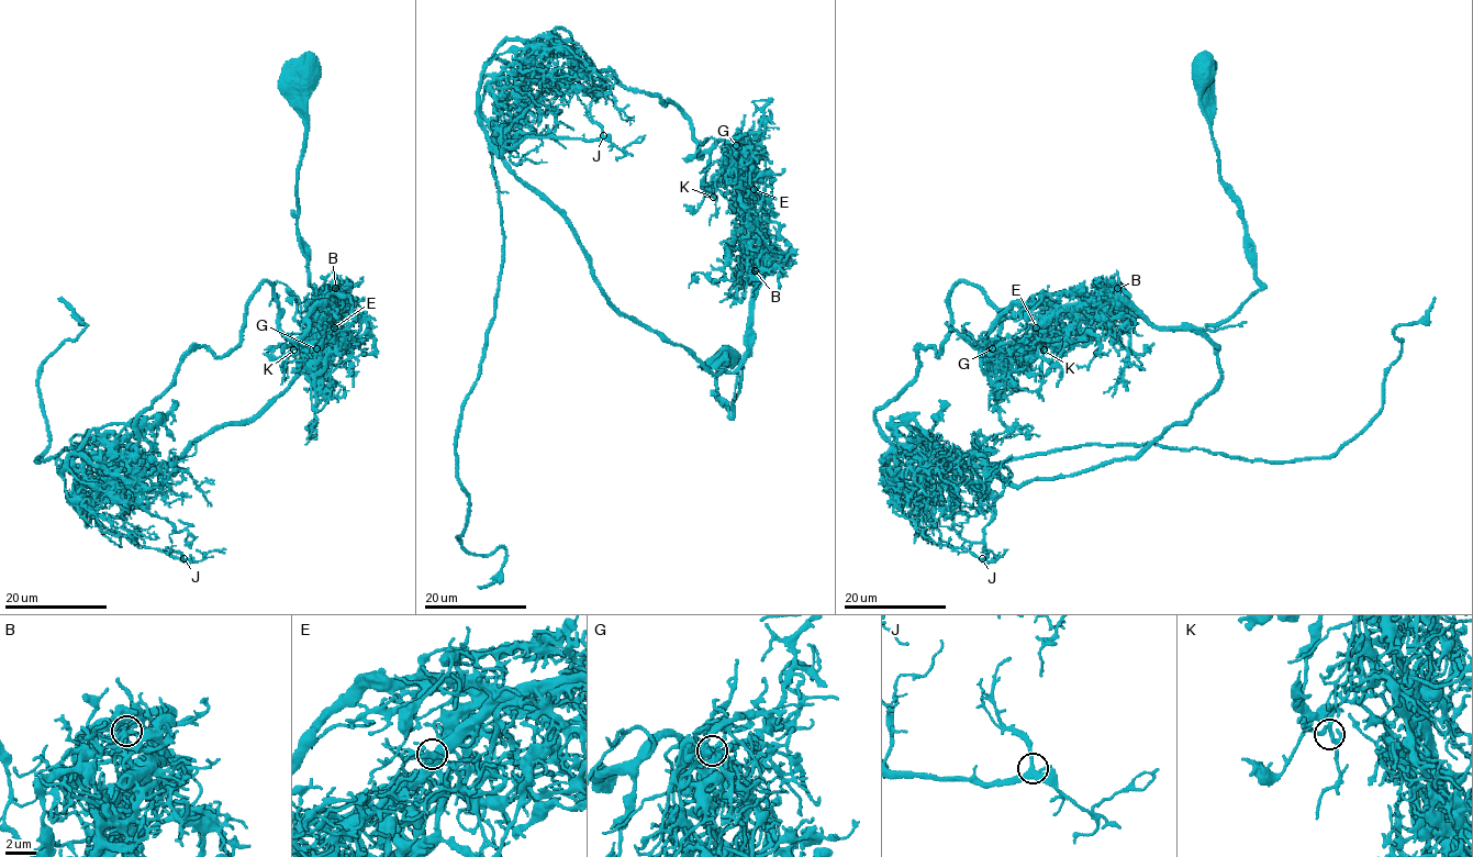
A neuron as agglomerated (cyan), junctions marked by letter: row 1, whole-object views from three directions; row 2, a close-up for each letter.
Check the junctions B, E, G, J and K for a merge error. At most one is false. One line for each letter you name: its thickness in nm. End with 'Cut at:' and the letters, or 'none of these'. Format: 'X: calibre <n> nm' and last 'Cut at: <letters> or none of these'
B: calibre 240 nm
Cut at: B

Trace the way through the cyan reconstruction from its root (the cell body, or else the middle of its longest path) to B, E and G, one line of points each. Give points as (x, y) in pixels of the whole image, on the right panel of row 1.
B: (1205, 74), (1219, 177), (1241, 211), (1264, 287), (1205, 329), (1152, 326), (1118, 288)
E: (1205, 74), (1219, 177), (1241, 211), (1264, 287), (1205, 329), (1152, 326), (1119, 301), (1069, 304), (1036, 327)
G: (1205, 74), (1219, 177), (1264, 287), (1205, 329), (1083, 301), (992, 348)

